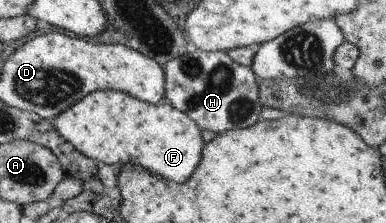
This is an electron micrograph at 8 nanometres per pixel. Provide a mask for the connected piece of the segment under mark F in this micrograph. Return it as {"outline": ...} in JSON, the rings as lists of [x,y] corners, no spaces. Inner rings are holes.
{"outline":[[[98,90],[78,100],[51,122],[58,135],[98,164],[118,168],[131,163],[167,180],[184,183],[201,162],[200,128],[186,113],[165,101],[151,104],[121,91]]]}

